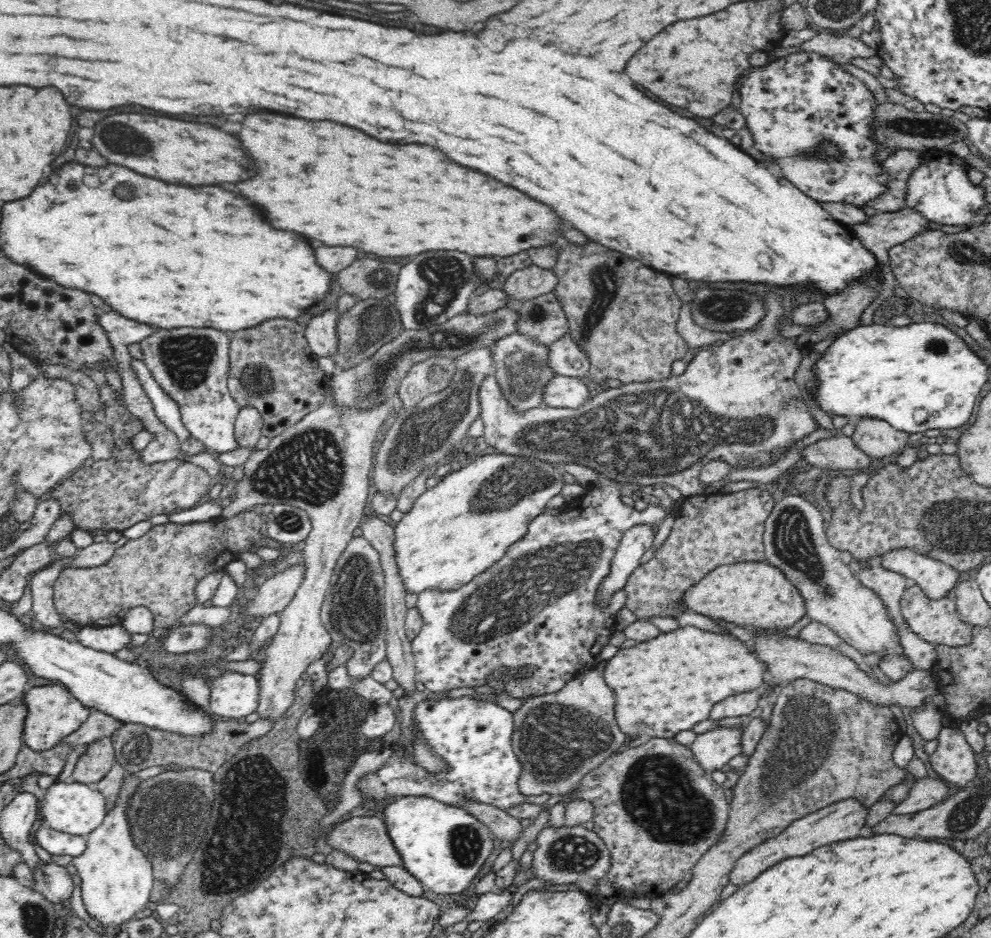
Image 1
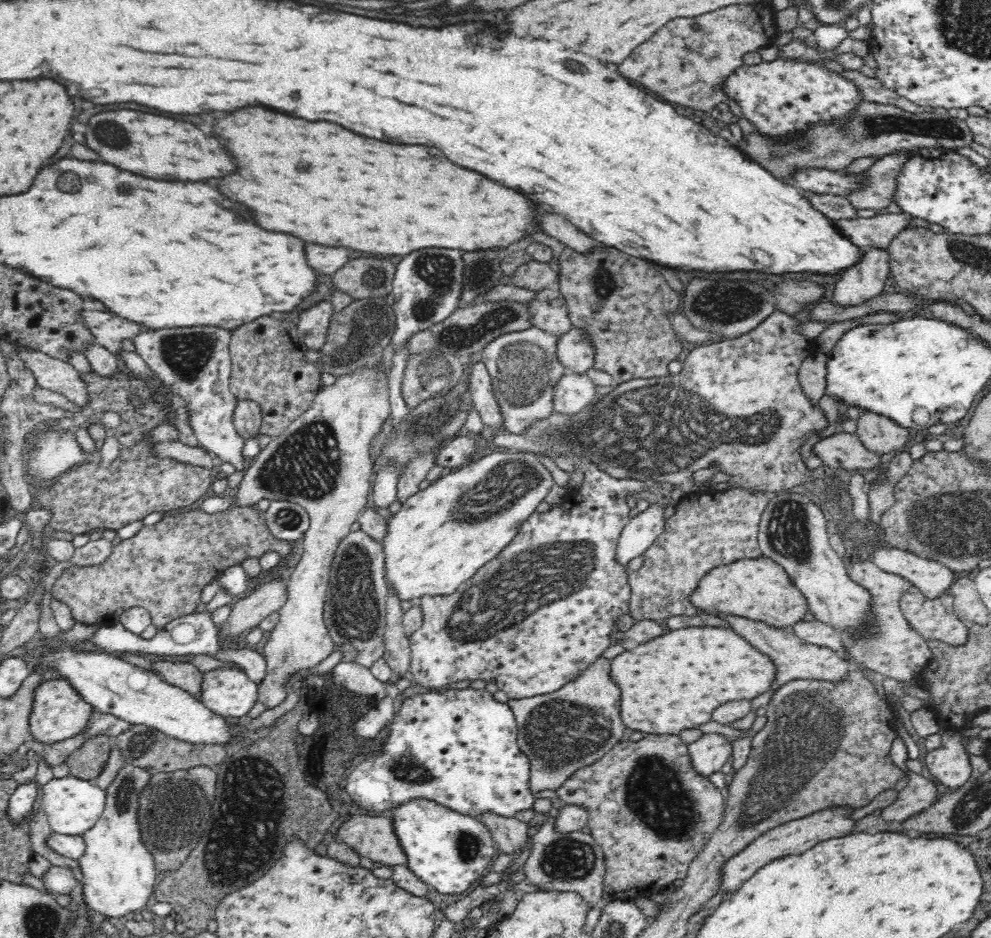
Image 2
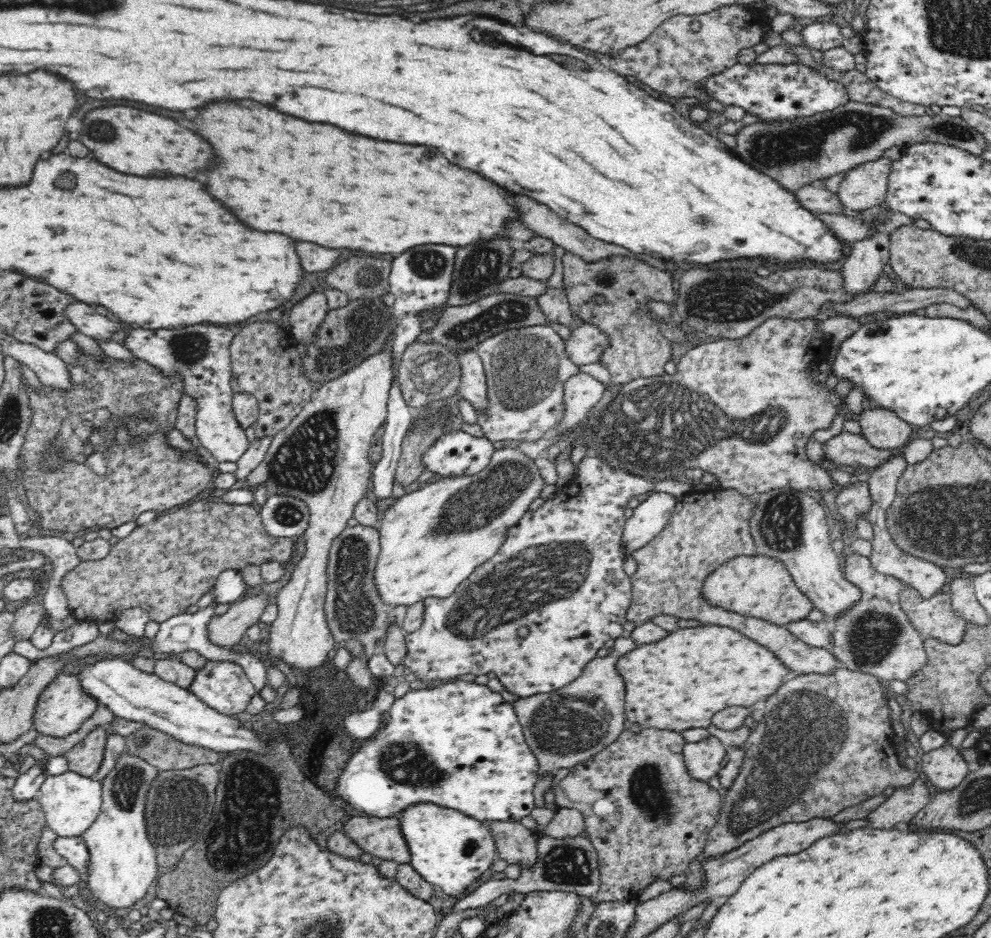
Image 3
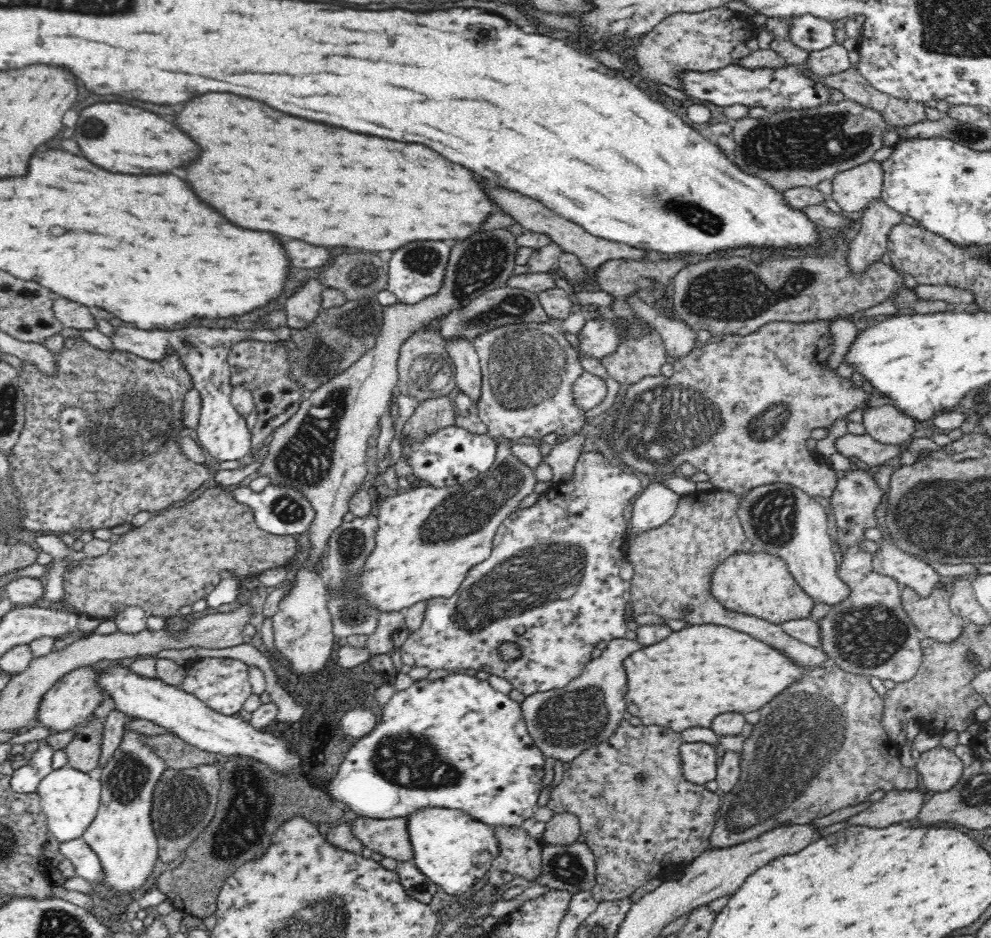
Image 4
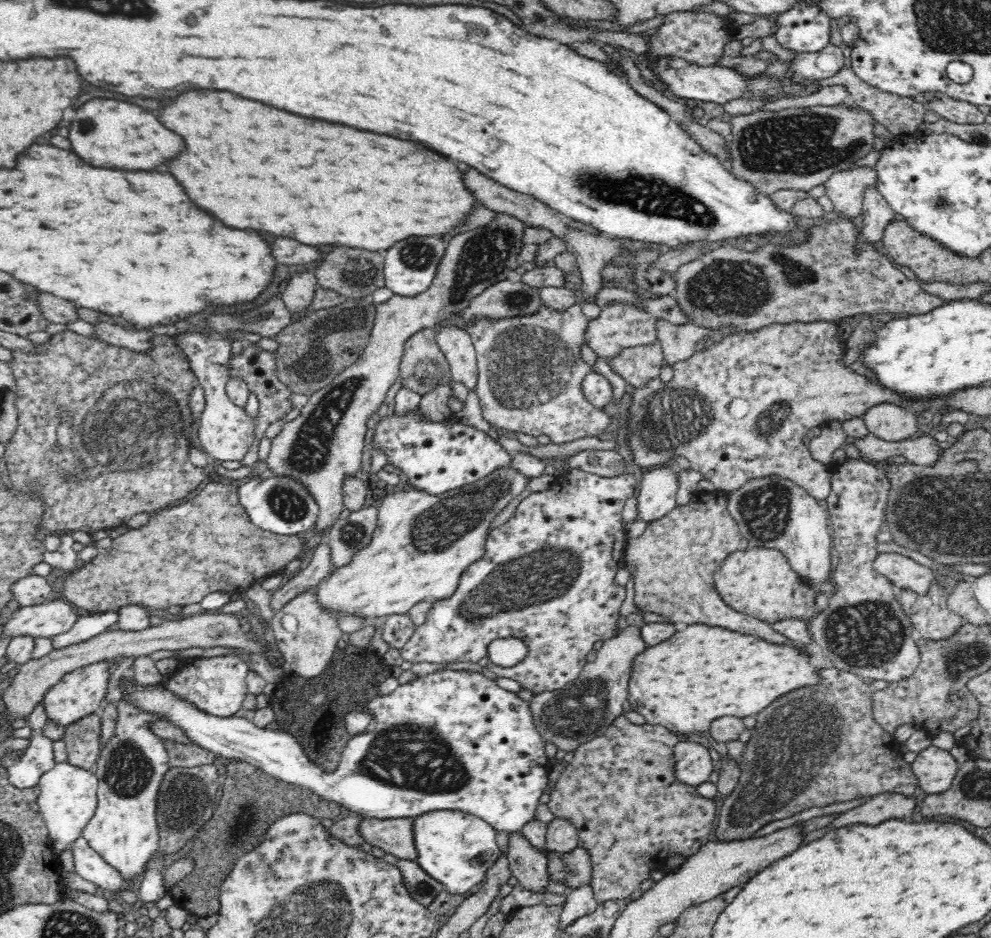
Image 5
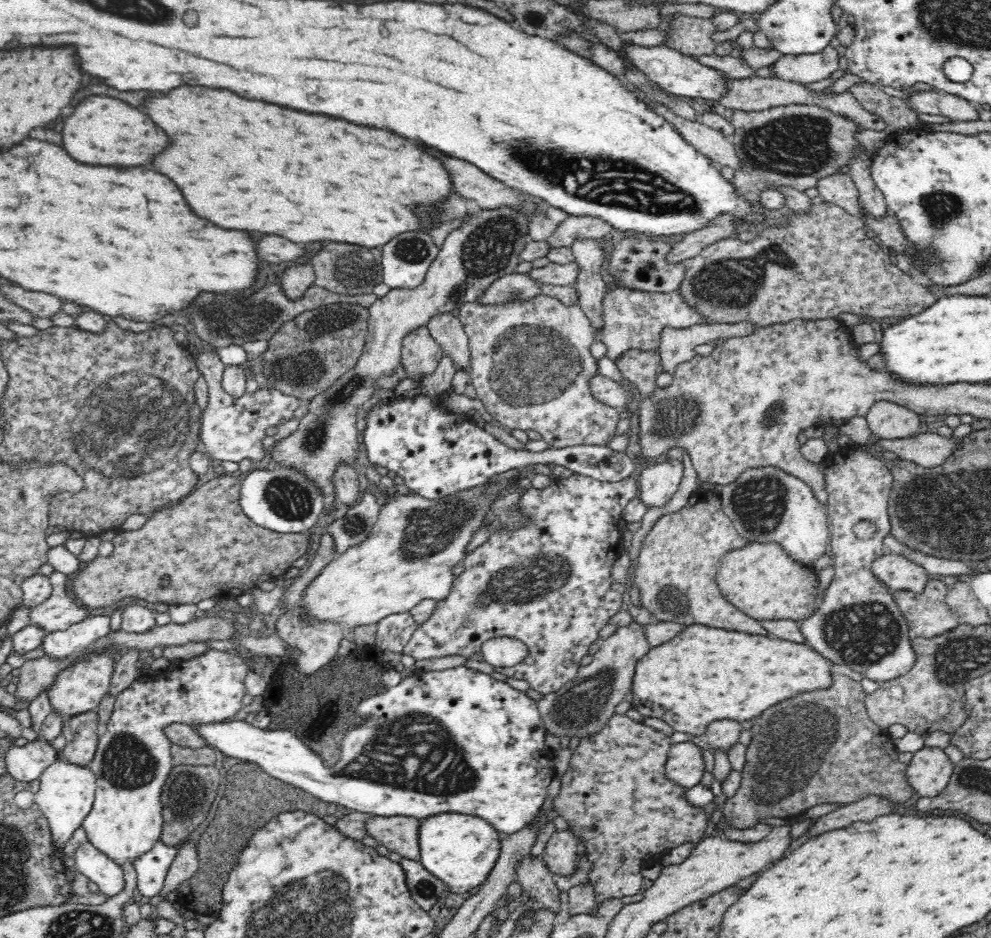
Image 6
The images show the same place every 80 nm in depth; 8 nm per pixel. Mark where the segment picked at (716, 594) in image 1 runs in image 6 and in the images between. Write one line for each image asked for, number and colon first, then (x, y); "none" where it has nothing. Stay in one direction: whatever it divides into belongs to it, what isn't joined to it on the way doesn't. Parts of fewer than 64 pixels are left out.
2: (759, 589)
3: (760, 586)
4: (758, 584)
5: (760, 582)
6: (760, 579)

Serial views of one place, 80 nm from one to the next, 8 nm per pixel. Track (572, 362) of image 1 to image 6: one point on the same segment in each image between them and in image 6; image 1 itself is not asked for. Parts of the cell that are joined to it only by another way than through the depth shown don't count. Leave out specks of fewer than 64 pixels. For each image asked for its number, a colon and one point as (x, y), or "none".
2: (575, 353)
3: (584, 346)
4: (598, 338)
5: (618, 326)
6: (633, 319)

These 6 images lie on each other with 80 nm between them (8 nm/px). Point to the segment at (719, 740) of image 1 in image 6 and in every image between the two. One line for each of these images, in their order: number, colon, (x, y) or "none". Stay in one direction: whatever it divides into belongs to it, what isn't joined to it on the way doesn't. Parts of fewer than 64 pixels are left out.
2: (709, 753)
3: (704, 758)
4: (699, 765)
5: (693, 766)
6: (685, 766)

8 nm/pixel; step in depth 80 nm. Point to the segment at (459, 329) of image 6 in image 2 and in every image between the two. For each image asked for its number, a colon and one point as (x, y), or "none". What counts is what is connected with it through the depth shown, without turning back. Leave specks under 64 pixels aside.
2: (737, 403)
3: (474, 387)
4: (463, 355)
5: (456, 344)

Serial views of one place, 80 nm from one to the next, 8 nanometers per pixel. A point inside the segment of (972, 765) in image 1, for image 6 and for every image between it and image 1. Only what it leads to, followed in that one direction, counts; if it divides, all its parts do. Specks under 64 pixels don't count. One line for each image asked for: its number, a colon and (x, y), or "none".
2: (950, 763)
3: (945, 767)
4: (940, 768)
5: (936, 768)
6: (930, 770)

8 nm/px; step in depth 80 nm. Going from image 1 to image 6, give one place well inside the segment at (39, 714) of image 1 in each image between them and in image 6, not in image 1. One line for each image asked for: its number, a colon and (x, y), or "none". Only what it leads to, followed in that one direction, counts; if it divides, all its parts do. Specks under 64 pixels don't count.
2: (58, 712)
3: (63, 706)
4: (70, 702)
5: (81, 692)
6: (78, 689)

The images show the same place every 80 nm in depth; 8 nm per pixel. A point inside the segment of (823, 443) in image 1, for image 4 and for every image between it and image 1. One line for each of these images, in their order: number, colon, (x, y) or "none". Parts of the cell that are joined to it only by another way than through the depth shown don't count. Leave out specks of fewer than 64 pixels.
2: (843, 450)
3: (844, 450)
4: (863, 447)

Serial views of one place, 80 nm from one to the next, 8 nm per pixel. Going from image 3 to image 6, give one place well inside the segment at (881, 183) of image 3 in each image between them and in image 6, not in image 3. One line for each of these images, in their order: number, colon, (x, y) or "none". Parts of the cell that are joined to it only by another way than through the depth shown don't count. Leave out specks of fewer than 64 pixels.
4: (854, 189)
5: (846, 189)
6: (839, 188)

